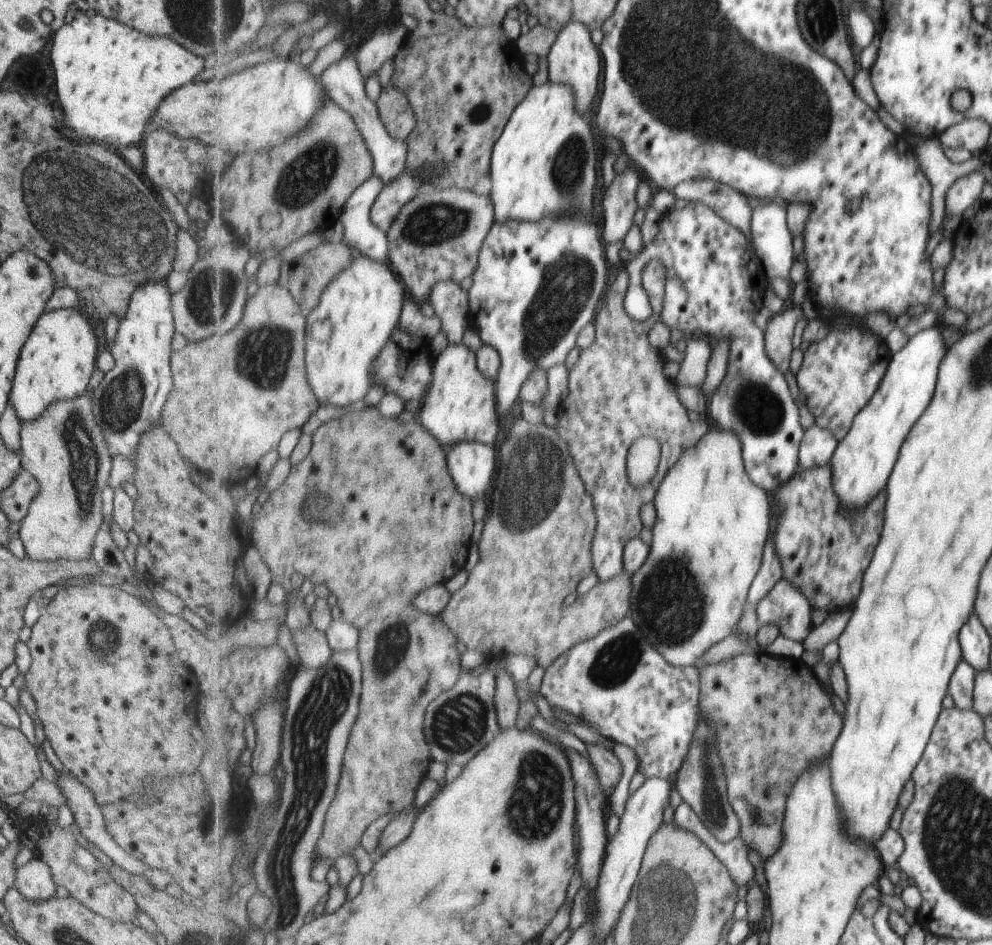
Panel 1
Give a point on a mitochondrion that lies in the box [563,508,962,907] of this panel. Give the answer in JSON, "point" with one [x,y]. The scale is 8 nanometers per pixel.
{"point":[669,599]}

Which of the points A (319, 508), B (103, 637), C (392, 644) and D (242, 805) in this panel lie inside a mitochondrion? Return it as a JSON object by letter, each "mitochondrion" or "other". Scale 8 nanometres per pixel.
{"A":"mitochondrion","B":"mitochondrion","C":"mitochondrion","D":"other"}

